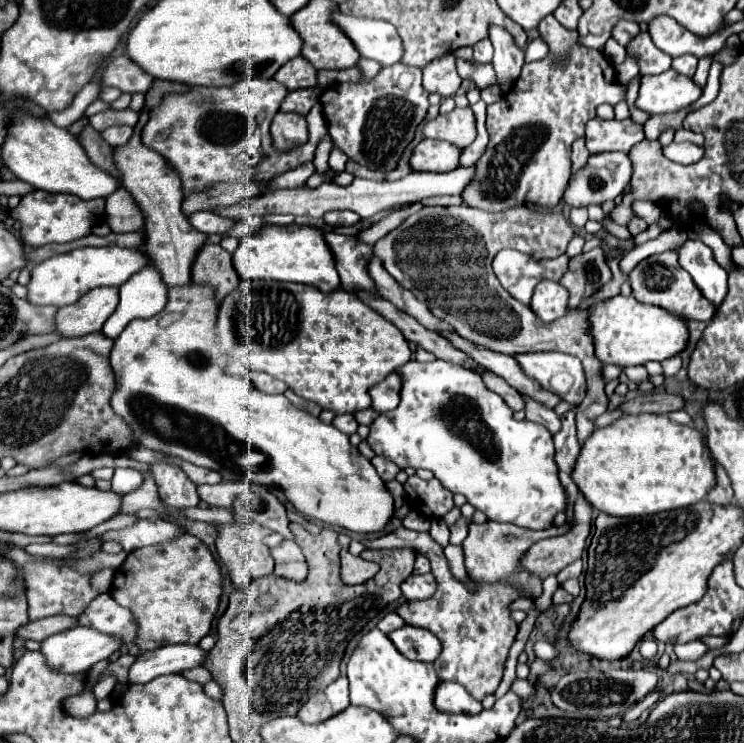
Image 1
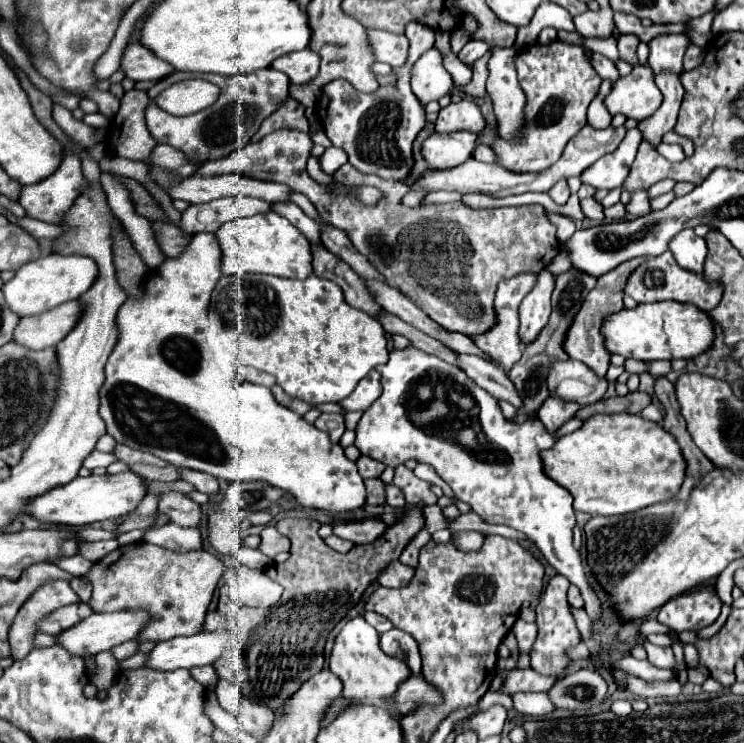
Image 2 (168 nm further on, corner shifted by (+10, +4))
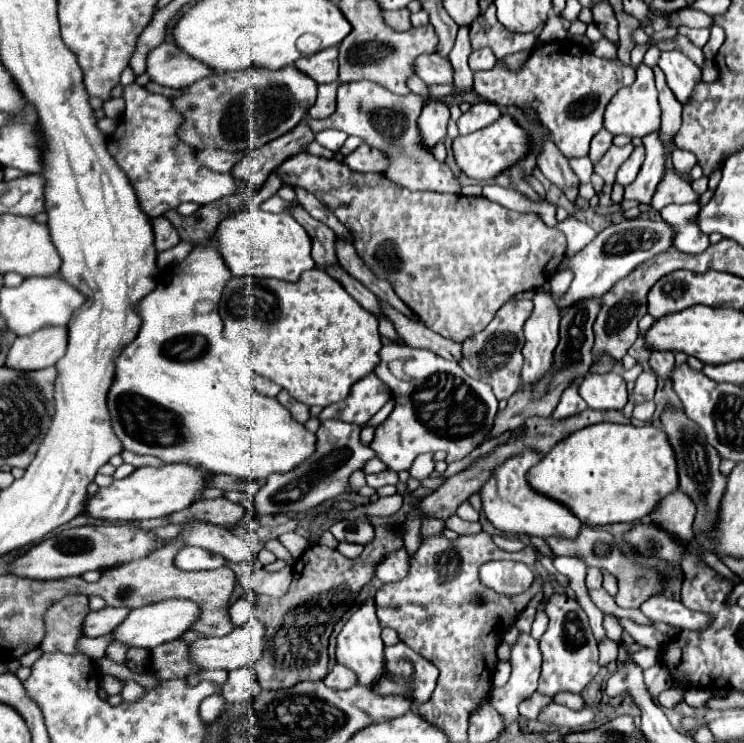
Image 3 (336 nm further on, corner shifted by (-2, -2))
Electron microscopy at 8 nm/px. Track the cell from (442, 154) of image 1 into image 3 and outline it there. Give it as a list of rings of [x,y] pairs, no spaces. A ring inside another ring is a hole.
[[[502,115],[496,123],[492,123],[490,127],[484,127],[484,131],[476,131],[472,135],[466,137],[458,137],[454,139],[454,157],[458,167],[472,179],[480,179],[480,181],[488,181],[498,177],[502,171],[510,169],[512,165],[520,163],[532,149],[530,137],[528,133],[510,117],[510,115]]]

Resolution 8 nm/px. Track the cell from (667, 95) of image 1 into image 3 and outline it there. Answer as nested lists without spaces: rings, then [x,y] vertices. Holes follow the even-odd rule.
[[[640,63],[636,69],[636,81],[630,87],[624,87],[612,97],[608,109],[604,113],[604,129],[612,135],[628,135],[628,137],[644,137],[660,129],[660,105],[658,91],[654,85],[654,71]]]

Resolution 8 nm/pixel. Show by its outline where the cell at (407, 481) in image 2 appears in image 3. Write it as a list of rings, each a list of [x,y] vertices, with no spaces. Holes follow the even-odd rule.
[[[422,453],[420,457],[416,457],[416,461],[410,469],[410,475],[414,479],[426,479],[426,477],[430,477],[432,471],[434,471],[434,455],[432,453]]]

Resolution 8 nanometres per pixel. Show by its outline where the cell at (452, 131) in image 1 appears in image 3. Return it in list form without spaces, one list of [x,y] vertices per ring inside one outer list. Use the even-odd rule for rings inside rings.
[[[488,101],[476,103],[476,105],[472,105],[472,107],[458,119],[460,135],[468,135],[468,133],[474,133],[474,131],[478,131],[478,129],[484,129],[484,127],[492,125],[498,117],[500,117],[498,105],[488,103]]]

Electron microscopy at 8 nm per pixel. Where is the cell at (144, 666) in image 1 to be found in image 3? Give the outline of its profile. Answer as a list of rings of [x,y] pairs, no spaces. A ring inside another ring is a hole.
[[[252,617],[248,623],[234,627],[234,631],[224,637],[204,637],[204,639],[198,639],[196,643],[192,643],[192,651],[190,651],[192,661],[200,669],[226,669],[226,671],[232,671],[232,669],[238,669],[244,665],[252,665],[264,655],[264,645],[266,645],[264,633],[266,633],[264,623],[260,623],[256,617]]]

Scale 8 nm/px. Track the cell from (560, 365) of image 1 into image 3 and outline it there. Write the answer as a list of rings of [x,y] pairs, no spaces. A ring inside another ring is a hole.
[[[618,373],[586,375],[586,379],[580,383],[580,395],[588,407],[598,411],[622,411],[628,403],[626,381]]]

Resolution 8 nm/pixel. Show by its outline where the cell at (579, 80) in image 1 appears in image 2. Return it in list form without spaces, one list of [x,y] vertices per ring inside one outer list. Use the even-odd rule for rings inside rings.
[[[554,39],[550,45],[530,45],[522,49],[516,59],[516,71],[526,95],[526,125],[518,138],[504,140],[498,134],[490,147],[498,165],[516,173],[540,173],[560,159],[566,143],[586,125],[586,109],[596,97],[602,77],[596,73],[582,47],[562,39]]]

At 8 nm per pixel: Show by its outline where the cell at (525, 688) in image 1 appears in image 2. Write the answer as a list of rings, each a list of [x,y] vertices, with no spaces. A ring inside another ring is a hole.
[[[514,693],[512,695],[514,709],[522,715],[548,715],[554,711],[554,705],[550,703],[546,693]]]

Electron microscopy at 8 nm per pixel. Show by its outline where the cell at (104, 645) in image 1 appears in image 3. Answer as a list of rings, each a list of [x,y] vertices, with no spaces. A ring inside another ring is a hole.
[[[168,599],[168,601],[158,601],[156,605],[144,605],[140,609],[132,609],[128,619],[112,631],[114,641],[122,641],[128,648],[153,649],[162,643],[178,639],[182,633],[192,629],[192,625],[196,623],[196,617],[200,615],[198,611],[200,611],[198,605],[188,599]]]

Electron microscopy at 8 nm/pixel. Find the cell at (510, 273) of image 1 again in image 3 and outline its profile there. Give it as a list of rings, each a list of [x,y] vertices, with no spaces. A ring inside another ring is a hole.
[[[508,301],[494,317],[494,321],[480,331],[478,335],[468,337],[462,343],[460,367],[476,381],[484,381],[494,389],[498,399],[508,399],[520,387],[520,369],[522,369],[522,347],[524,333],[522,327],[528,321],[532,311],[528,311],[528,301]]]

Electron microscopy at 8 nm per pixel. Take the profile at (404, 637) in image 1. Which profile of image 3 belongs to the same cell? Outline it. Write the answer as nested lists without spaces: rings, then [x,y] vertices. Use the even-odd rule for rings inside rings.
[[[398,643],[384,649],[384,677],[372,687],[378,695],[404,695],[412,699],[412,705],[422,705],[430,699],[438,669],[412,651],[408,645]]]

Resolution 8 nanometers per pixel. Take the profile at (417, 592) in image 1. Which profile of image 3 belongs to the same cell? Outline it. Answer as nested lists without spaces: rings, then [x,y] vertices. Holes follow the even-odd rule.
[[[398,549],[398,551],[388,553],[388,557],[384,557],[384,561],[380,561],[380,565],[376,565],[376,577],[382,583],[400,581],[402,577],[406,577],[406,573],[408,573],[406,549]]]

